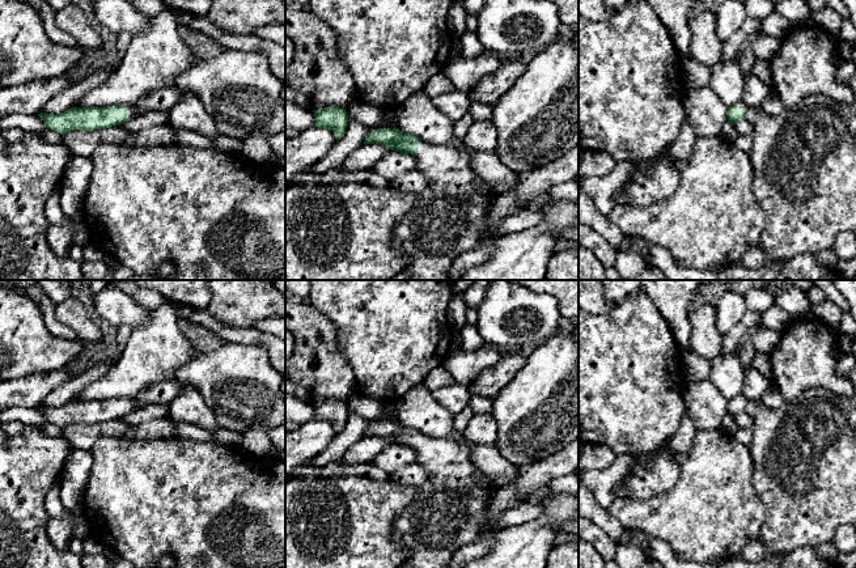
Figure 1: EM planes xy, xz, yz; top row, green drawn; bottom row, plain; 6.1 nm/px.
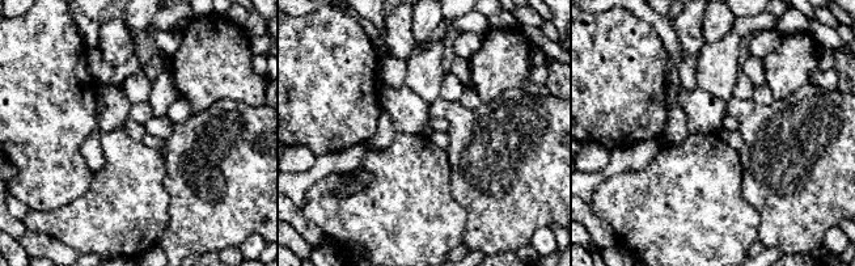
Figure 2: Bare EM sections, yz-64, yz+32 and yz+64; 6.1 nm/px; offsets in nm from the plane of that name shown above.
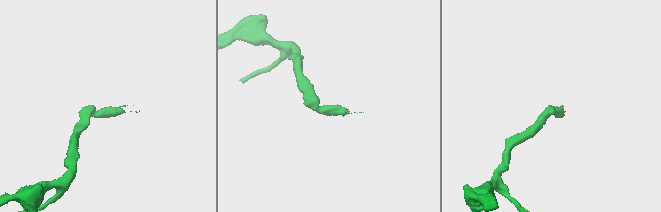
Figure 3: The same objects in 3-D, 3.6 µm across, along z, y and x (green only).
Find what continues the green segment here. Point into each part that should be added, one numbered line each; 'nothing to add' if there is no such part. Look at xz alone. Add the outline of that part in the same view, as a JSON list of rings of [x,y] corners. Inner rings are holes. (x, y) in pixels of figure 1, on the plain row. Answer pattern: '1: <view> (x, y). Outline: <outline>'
1: xz (450, 509). Outline: [[[419,432],[419,441],[414,449],[418,454],[416,462],[427,470],[428,478],[416,486],[415,499],[397,517],[394,539],[408,550],[404,564],[410,568],[446,568],[453,554],[479,539],[480,533],[488,526],[488,500],[493,489],[479,486],[476,479],[479,470],[471,461],[469,446]]]

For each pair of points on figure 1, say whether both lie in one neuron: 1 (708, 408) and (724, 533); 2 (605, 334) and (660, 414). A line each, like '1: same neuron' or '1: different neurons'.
1: different neurons
2: same neuron

